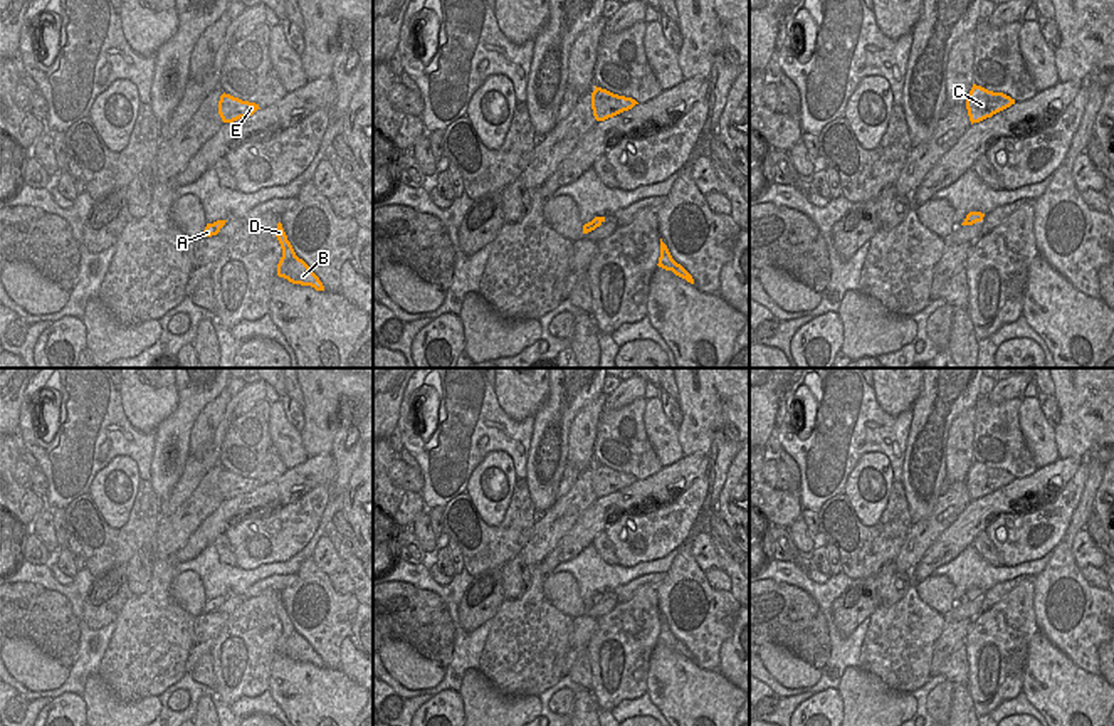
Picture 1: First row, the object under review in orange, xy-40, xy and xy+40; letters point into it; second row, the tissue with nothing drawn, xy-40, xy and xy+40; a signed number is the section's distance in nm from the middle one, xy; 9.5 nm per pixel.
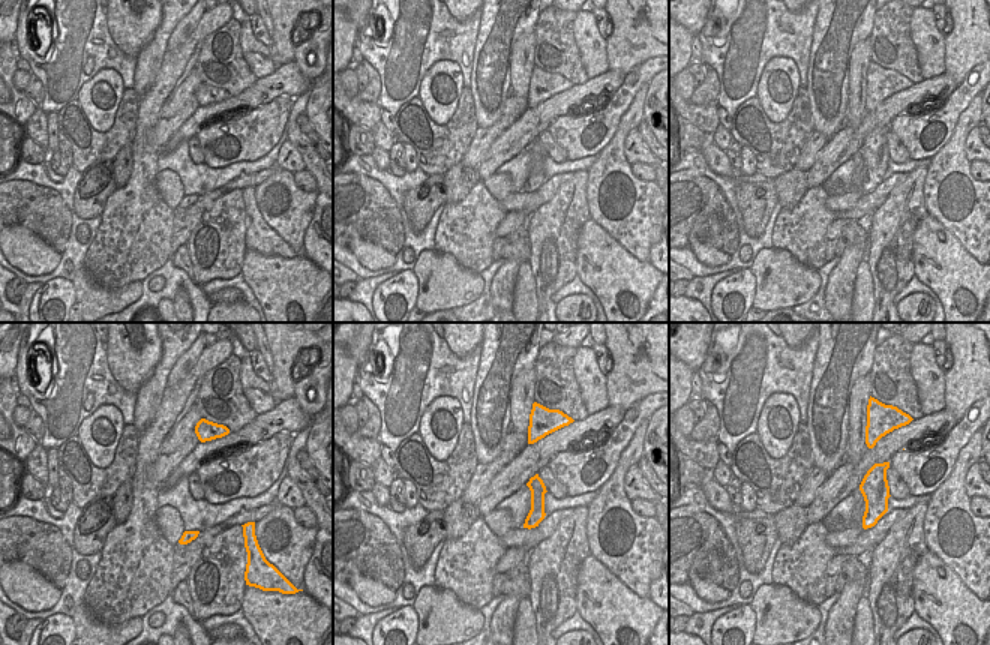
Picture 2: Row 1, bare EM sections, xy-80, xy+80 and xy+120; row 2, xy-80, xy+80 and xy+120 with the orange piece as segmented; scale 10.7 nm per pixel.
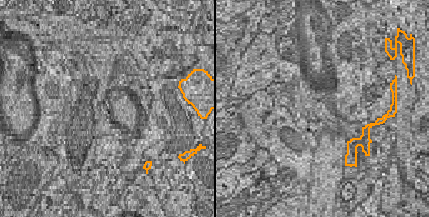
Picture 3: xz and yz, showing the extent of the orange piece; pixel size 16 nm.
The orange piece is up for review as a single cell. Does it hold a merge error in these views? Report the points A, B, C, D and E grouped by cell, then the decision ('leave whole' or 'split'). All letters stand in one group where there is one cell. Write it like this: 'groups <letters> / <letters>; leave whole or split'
groups A B C D E; leave whole

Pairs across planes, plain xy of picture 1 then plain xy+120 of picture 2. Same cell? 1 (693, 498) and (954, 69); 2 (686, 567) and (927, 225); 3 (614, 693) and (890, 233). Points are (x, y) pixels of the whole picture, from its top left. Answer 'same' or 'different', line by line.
1: different
2: different
3: same

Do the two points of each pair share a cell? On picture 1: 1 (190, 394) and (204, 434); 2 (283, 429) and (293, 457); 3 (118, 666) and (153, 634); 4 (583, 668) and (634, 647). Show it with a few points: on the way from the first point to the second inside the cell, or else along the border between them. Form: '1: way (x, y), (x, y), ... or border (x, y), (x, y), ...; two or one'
1: border (225, 387), (199, 414), (190, 431), (189, 452); two
2: way (283, 436), (291, 451); one
3: way (126, 661), (145, 642); one
4: border (587, 647), (592, 689); two

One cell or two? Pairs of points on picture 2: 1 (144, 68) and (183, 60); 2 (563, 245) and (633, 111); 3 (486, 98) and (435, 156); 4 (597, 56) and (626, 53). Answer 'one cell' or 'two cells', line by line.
1: two cells
2: two cells
3: two cells
4: two cells

